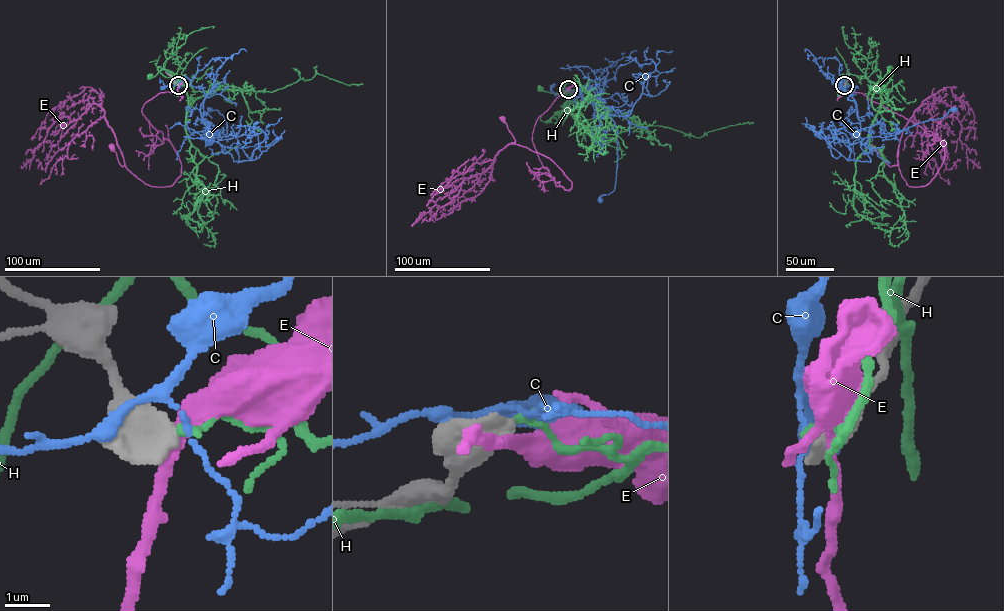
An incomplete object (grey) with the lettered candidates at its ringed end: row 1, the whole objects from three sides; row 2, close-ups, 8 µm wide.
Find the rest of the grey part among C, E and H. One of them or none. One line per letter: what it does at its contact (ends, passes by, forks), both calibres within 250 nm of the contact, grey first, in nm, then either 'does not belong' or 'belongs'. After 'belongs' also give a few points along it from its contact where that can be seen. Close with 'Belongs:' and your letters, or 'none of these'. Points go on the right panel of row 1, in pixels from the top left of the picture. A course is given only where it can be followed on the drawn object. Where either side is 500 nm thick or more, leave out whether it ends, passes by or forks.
C: calibres 500 and 240 nm; does not belong
E: calibres 700 and 320 nm; does not belong
H: calibres 600 and 150 nm; does not belong
Belongs: none of these

